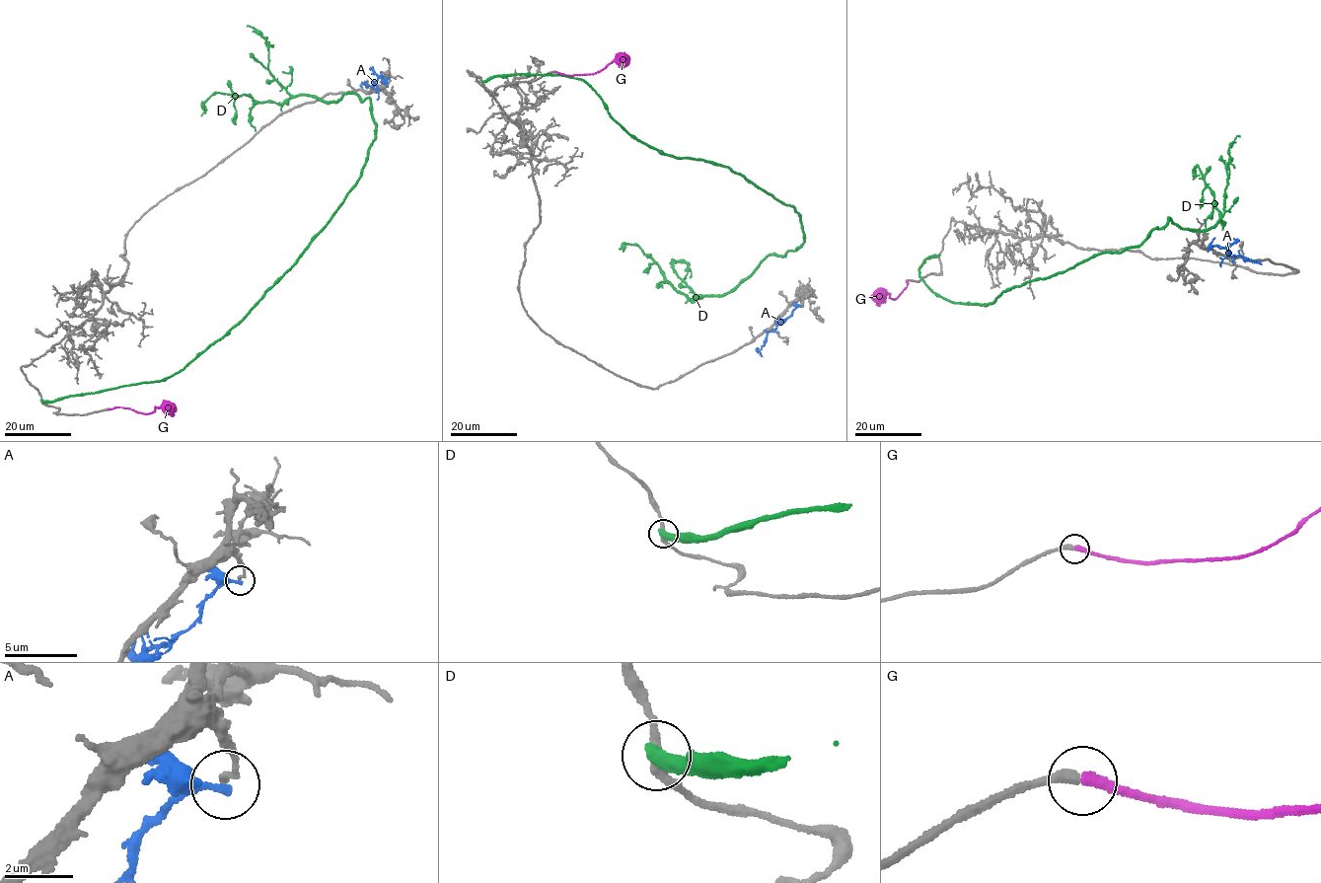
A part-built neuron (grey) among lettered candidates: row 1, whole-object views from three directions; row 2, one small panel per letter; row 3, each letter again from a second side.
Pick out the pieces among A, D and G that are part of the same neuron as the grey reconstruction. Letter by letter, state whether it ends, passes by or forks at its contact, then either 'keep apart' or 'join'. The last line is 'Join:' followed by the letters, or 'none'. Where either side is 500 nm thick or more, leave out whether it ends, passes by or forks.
A: it ends; keep apart
D: it ends; keep apart
G: it ends; join
Join: G

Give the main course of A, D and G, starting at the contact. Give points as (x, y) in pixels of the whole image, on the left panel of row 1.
A: (390, 78), (378, 78), (374, 86), (363, 83), (362, 88)
D: (41, 401), (160, 381), (219, 339), (328, 223), (377, 130), (370, 99), (345, 93), (214, 93), (200, 115)
G: (109, 409), (118, 406), (146, 413), (155, 408), (171, 410), (176, 406)

